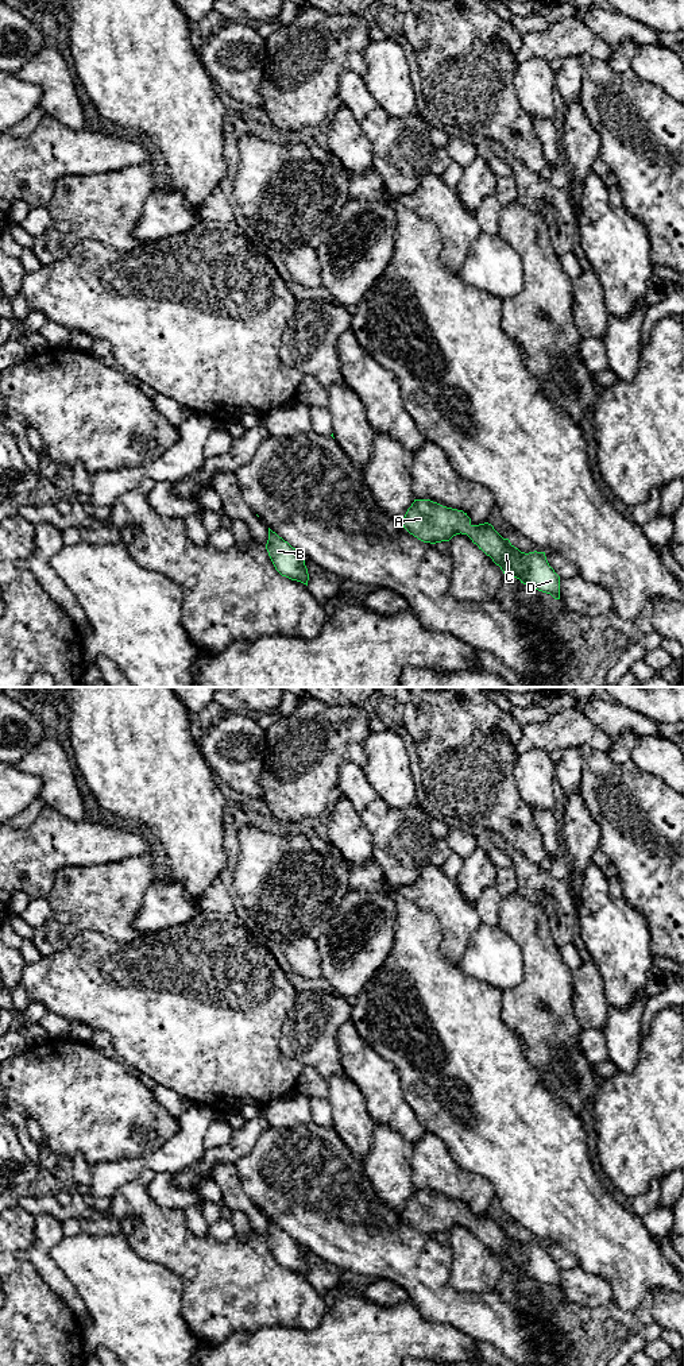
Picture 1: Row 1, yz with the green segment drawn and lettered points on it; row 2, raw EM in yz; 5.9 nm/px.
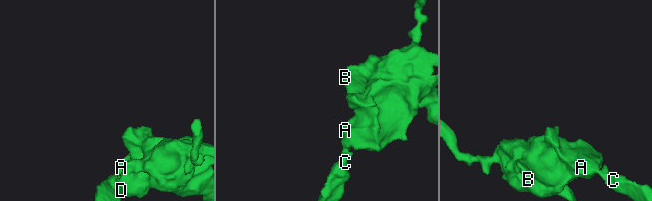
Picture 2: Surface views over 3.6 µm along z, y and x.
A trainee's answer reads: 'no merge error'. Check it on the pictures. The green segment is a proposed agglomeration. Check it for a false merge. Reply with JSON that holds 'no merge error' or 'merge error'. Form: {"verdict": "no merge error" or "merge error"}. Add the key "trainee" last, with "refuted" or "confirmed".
{"verdict": "no merge error", "trainee": "confirmed"}

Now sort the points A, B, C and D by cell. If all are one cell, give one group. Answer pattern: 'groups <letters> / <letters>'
groups A B C D

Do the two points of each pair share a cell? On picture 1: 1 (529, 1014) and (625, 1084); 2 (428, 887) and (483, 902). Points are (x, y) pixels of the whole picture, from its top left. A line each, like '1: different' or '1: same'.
1: different
2: different

